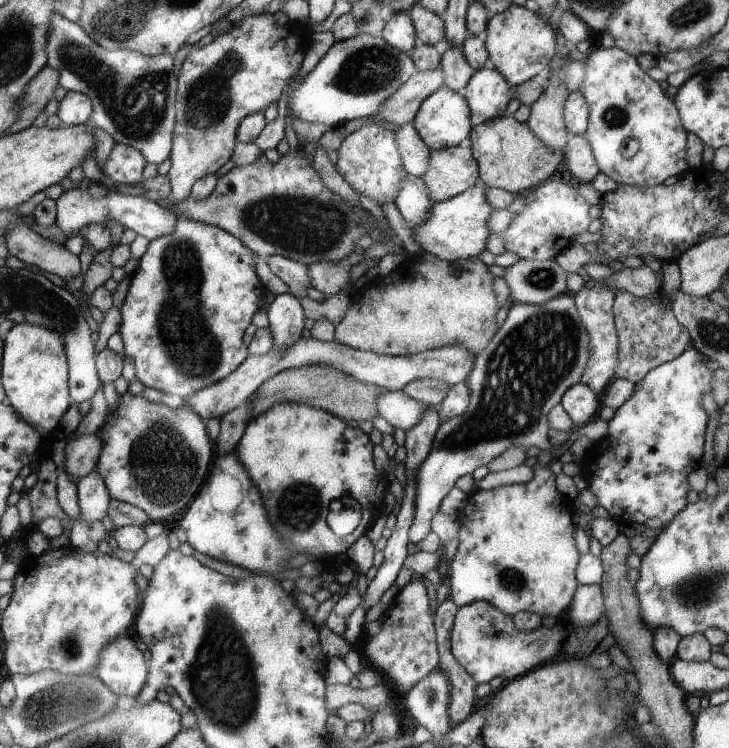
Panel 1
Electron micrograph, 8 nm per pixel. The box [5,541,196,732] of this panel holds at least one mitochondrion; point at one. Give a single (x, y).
(70, 647)

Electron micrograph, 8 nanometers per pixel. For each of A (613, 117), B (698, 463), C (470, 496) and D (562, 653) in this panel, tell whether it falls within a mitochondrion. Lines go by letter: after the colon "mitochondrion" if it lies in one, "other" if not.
A: mitochondrion
B: other
C: other
D: other

